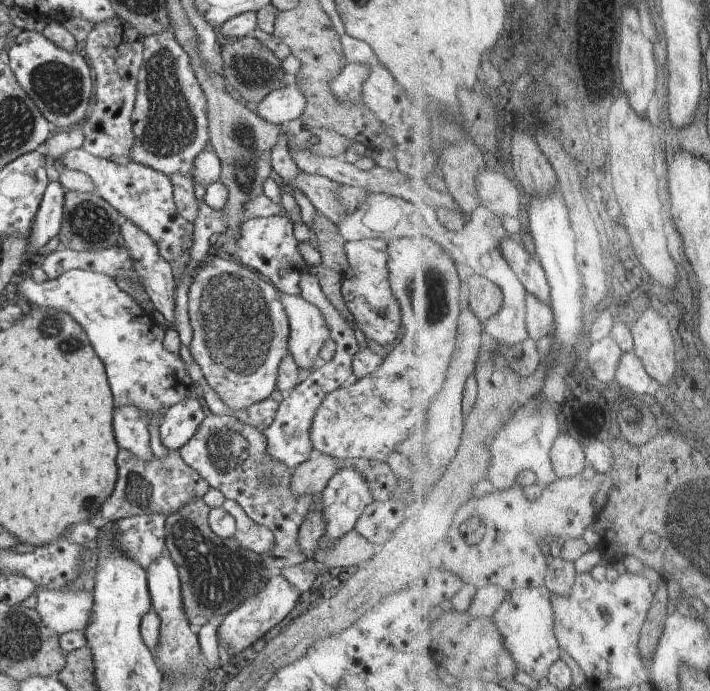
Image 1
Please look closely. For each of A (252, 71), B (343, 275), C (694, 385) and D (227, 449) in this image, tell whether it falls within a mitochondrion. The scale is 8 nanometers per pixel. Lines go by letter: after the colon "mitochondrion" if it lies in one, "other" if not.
A: mitochondrion
B: other
C: other
D: mitochondrion

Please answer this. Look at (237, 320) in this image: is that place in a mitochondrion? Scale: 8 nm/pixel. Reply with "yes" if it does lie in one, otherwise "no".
yes

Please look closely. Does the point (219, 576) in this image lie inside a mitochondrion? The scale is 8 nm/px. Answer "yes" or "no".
yes

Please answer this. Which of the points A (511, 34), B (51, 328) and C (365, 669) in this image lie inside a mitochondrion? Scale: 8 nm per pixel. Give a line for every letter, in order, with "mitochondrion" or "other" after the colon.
A: other
B: mitochondrion
C: other

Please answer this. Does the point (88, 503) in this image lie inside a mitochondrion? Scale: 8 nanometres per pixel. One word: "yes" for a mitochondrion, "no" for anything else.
yes

